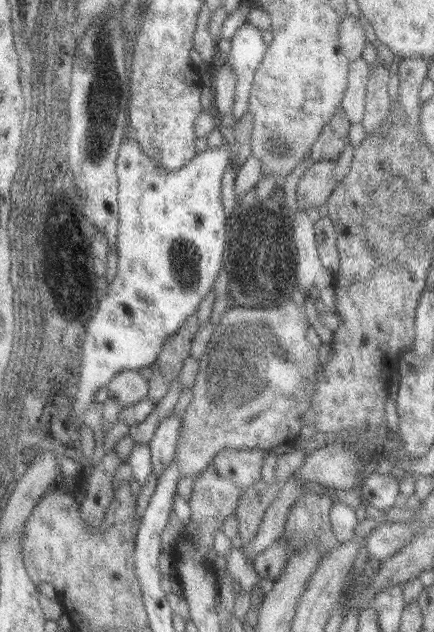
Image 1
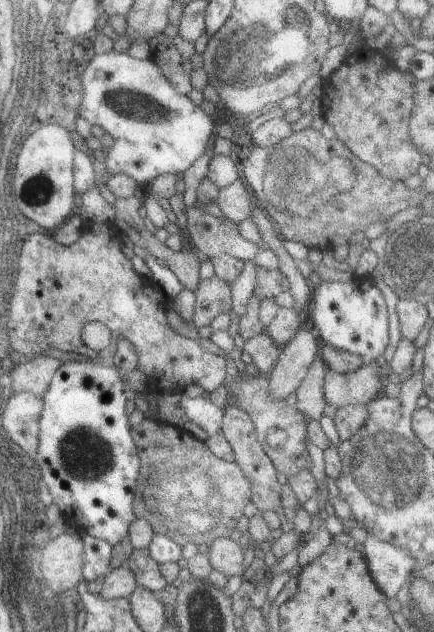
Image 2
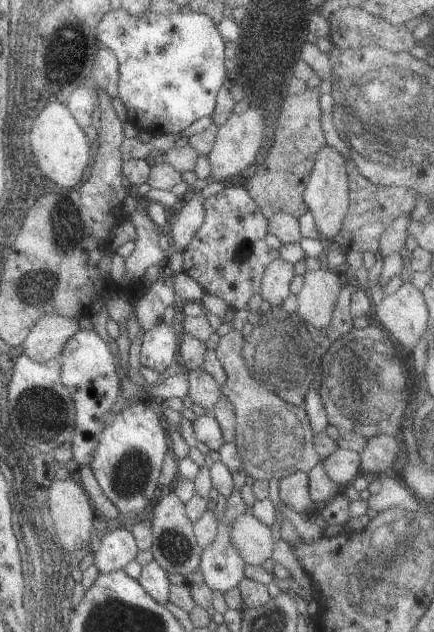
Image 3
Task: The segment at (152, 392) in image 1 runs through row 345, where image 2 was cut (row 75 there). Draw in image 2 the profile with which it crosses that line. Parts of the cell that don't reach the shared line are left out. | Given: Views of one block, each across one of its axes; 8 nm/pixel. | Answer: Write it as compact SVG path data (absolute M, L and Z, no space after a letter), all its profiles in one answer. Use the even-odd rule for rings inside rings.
M163 33L147 41L149 59L155 62L163 78L173 86L173 90L181 96L186 95L191 89L190 76L191 64L189 59L181 57L173 47L171 39Z

